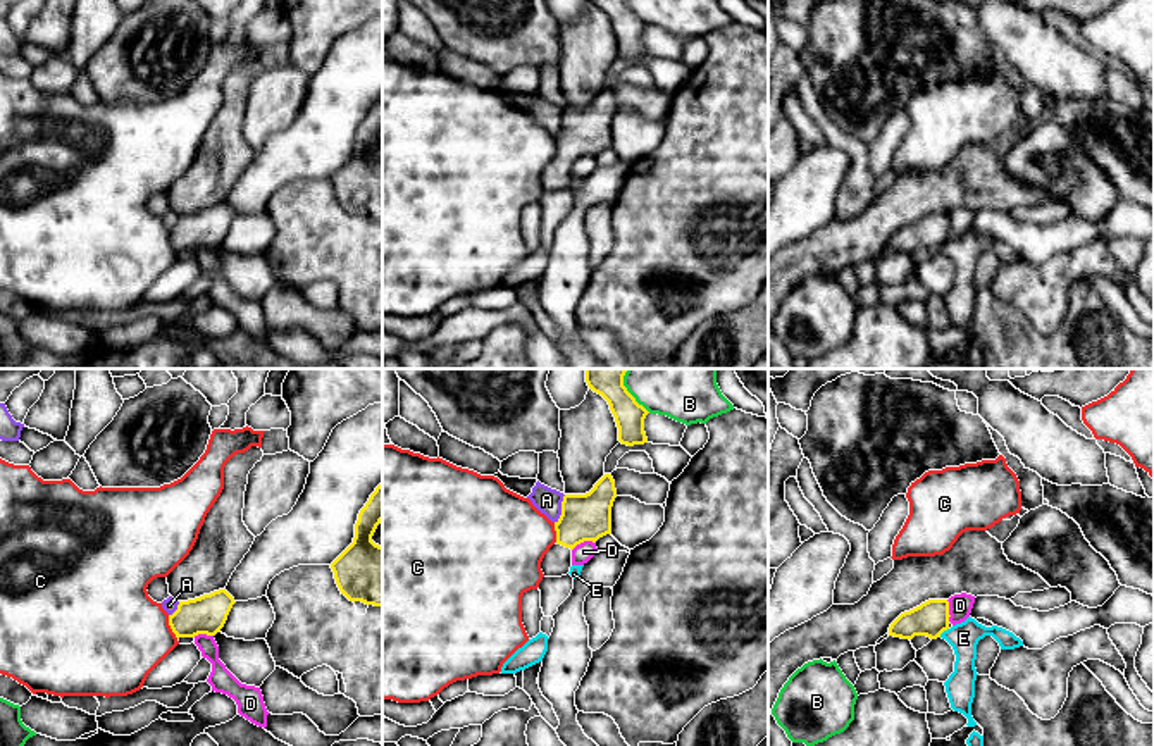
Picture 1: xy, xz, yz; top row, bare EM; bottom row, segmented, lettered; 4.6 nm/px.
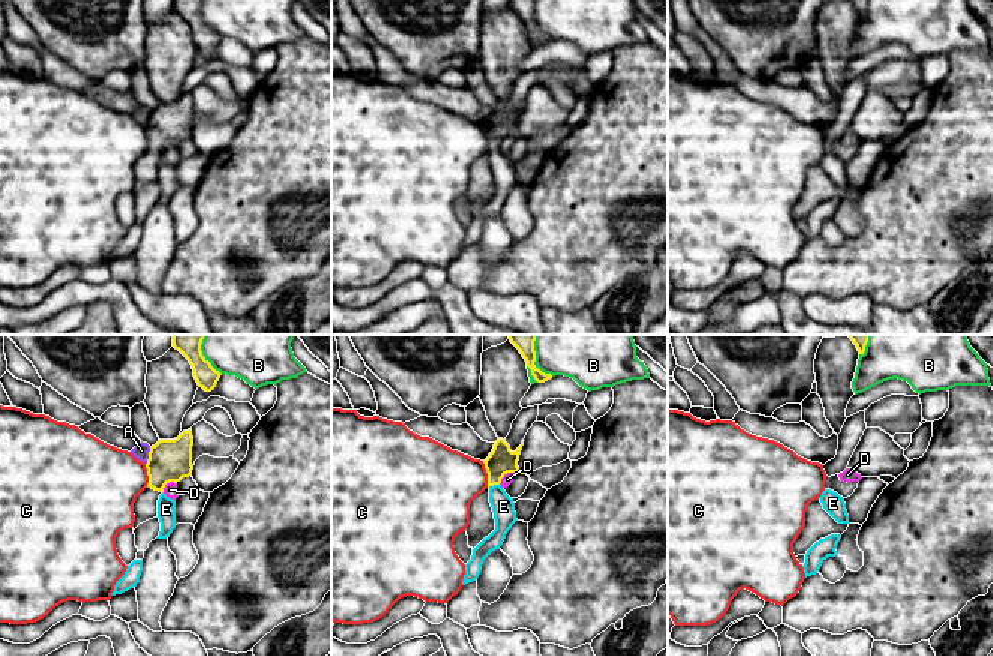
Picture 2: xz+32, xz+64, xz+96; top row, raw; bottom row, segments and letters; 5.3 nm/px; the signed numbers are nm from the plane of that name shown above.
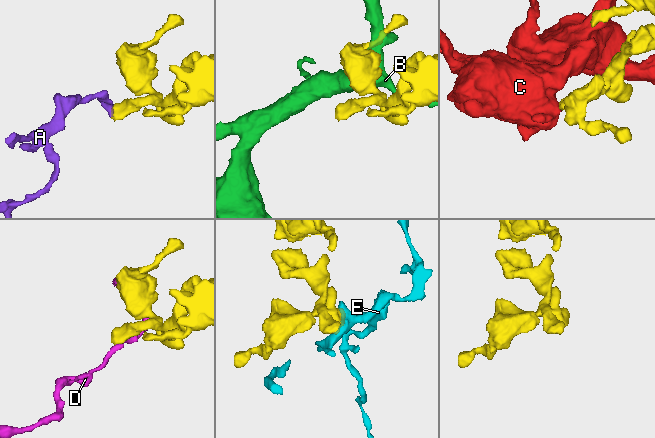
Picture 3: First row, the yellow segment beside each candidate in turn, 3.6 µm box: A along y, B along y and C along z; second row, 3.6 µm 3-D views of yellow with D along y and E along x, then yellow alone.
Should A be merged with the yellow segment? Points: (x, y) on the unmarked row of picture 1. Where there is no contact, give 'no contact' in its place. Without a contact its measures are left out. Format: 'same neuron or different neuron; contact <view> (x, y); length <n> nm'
different neuron; contact xz (562, 123); length 140 nm

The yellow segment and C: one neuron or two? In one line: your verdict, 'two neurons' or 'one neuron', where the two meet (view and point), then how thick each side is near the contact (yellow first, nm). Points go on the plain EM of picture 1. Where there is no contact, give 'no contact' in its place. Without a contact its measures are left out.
two neurons; meets yellow in xy at (171, 242); 180 nm thick on the yellow side, 460 nm on the other

